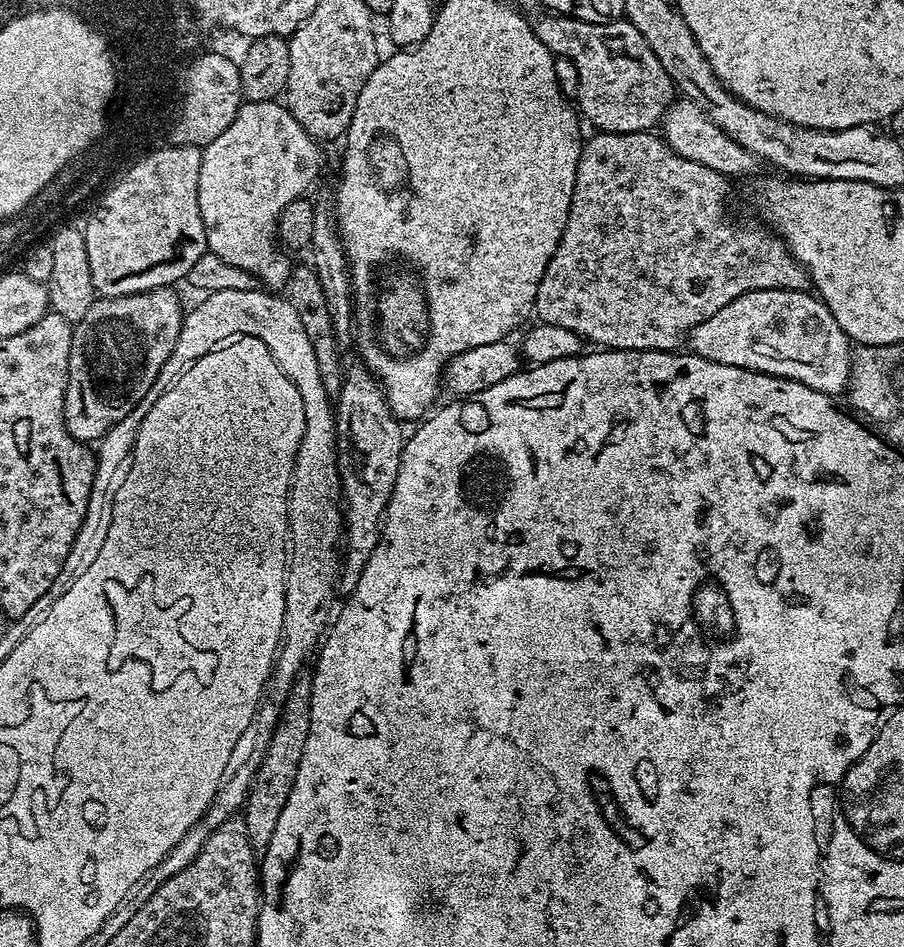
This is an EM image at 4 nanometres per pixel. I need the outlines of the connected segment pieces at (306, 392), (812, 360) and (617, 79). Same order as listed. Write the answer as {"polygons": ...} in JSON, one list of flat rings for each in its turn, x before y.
{"polygons":[[[264,290,209,292,203,297,204,301,197,308,189,307,187,309,184,324,178,334,178,342,174,342,174,350,170,354,170,358,166,358,166,366,162,366,158,378,154,378,154,386,144,395,144,403,139,404,130,414,126,414,126,418,122,418,122,422,118,422,98,441,97,448,100,449,95,449,94,452,96,473,90,490,90,502,86,510,86,518,78,530,76,541,72,543,70,554,66,554,66,562,58,574,54,588,57,593,65,592,75,580,90,568,90,562,94,562,94,558,98,558,102,542,106,538,112,497,115,496,118,481,129,463,132,448,136,445,136,435,142,426,142,418,146,418,148,413,148,405,154,403,184,371,190,370,190,366,194,366,200,358,210,354,220,347,222,342,227,341,229,339,228,332,250,334,251,339,261,340,262,343,266,344,270,354,273,355,274,362,285,372,286,378,290,378,294,382,294,386,300,388,302,410,306,410,306,430,302,434,302,442,298,446,296,465,292,475,290,519,288,522,288,569,284,571,284,589,286,590,284,635,274,670,275,679,277,681,280,679,288,684,296,679,300,664,307,662,308,655,310,655,310,660,313,653,317,651,322,640,322,633,326,628,326,620,324,624,324,616,320,611,327,606,332,591,335,593,338,588,338,573,342,567,342,556,338,551,338,545,342,540,342,497,340,495,340,475,336,465,336,413,333,397,326,396,326,386,322,386,322,374,318,374,318,361,314,358,314,346,310,346,310,342,306,338,306,330,298,318,298,310,294,310,294,306,290,306,290,302,286,298,268,300,267,295,269,296,269,293]],[[785,288,770,290,754,290,734,298,718,314,710,314,704,322,694,326,686,337,686,344,691,355,701,356,710,362,718,362,726,366,738,366,755,372,765,372,767,376,781,376,787,380,797,380,810,390,842,393,849,387,849,376,852,370,853,349,850,347,848,335,838,326,834,314,825,306,819,295,811,291,795,292]],[[544,15,548,16,540,16,531,21,532,30,553,56,565,56,574,62,578,70,576,96,581,99,580,104,578,100,578,112,587,123,589,120,593,124,593,129,602,132,646,132,655,129,663,121,665,112,674,103,672,80,666,70,662,70,662,62,654,58,654,50,650,50,646,38,634,30,632,23,626,18,595,24,573,16]]]}

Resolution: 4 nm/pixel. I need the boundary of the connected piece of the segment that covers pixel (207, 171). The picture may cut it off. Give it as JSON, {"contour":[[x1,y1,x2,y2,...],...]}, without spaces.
{"contour":[[250,100,241,103,234,122,230,122,230,126,226,126,226,130,222,130,222,134,218,134,218,138,214,138,214,142,205,144,202,149,204,157,202,158,202,170,198,174,198,206,202,210,202,222,206,230,208,251,213,252,214,255,217,255,218,258,230,266,249,272,261,285,265,285,268,280,288,280,294,264,293,261,288,261,289,253,278,243,280,215,286,206,286,202,294,202,307,193,304,191,307,190,308,183,315,178,316,171,320,168,320,152,316,148,319,148,317,141,308,136,306,130,302,130,302,126,294,118,294,114,290,114,283,103,276,100,267,100,266,102]]}

